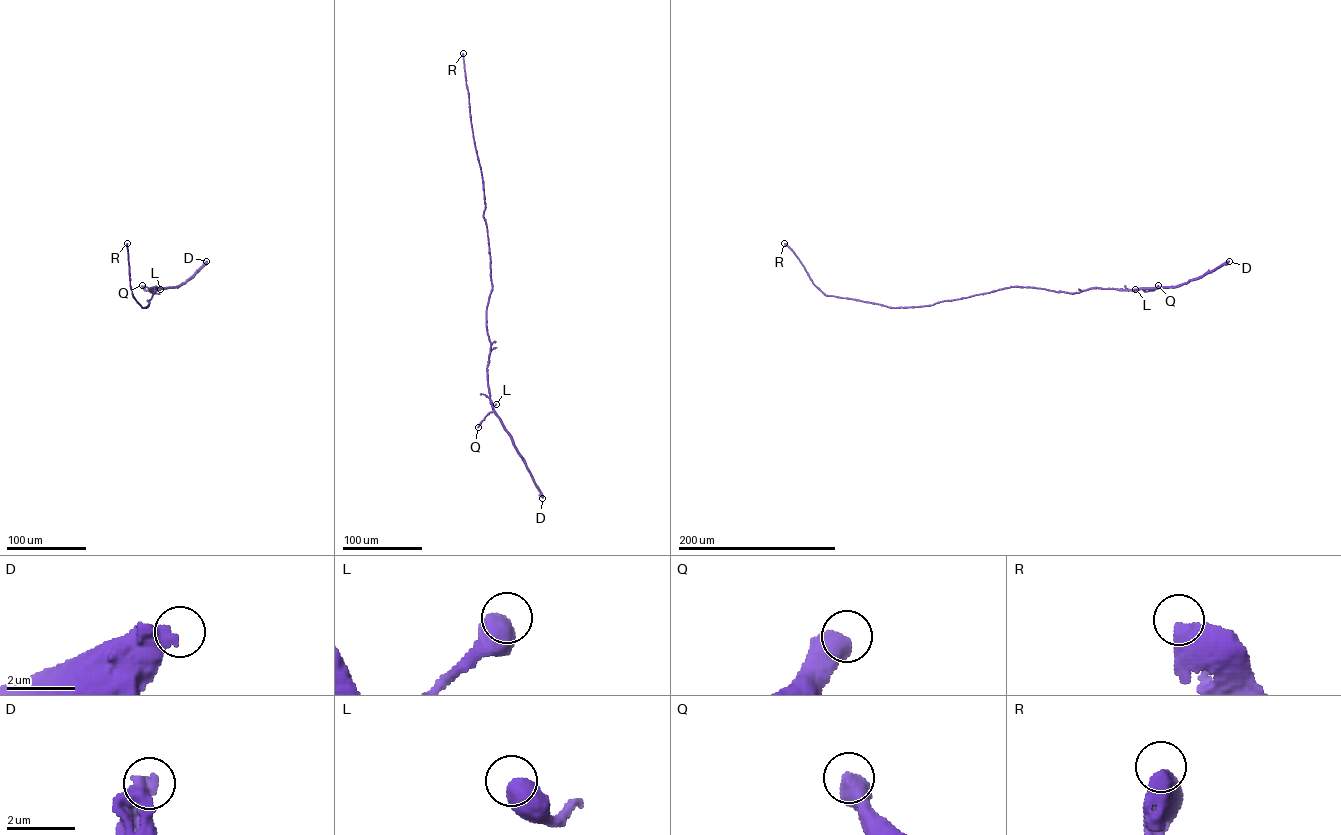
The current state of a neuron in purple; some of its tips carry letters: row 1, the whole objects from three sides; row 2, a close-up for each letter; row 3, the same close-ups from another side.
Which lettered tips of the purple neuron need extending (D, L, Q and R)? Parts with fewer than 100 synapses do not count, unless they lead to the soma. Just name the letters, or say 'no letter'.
R

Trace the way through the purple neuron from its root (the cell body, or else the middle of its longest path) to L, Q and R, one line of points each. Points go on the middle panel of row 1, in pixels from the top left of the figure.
L: (491, 271), (492, 288), (486, 312), (490, 343), (487, 371), (489, 397), (493, 406), (496, 404)
Q: (491, 271), (492, 288), (486, 312), (490, 343), (487, 371), (493, 410), (478, 427)
R: (491, 271), (483, 216), (483, 181), (472, 131), (463, 53)

